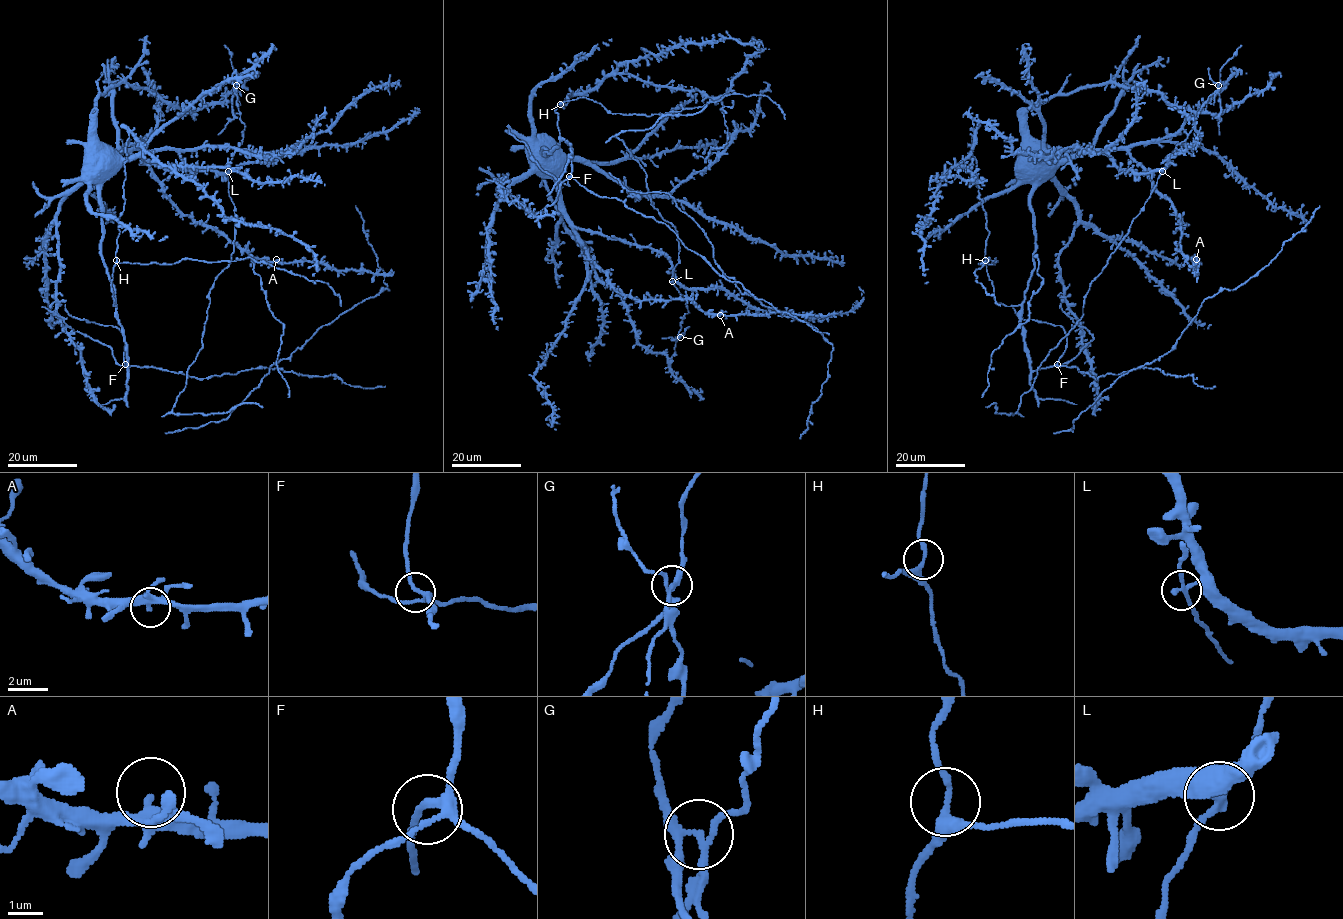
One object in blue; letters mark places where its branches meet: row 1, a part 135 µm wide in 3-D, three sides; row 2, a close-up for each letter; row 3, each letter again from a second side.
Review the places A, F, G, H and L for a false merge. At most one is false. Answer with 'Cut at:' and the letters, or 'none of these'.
Cut at: G

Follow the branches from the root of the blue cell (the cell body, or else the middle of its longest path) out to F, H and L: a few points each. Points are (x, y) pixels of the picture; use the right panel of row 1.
F: (1040, 149), (1035, 152), (1030, 198), (1034, 269), (1021, 325), (1029, 367), (1037, 370), (1057, 364)
H: (1040, 149), (1035, 152), (1035, 188), (1030, 198), (1034, 269), (1020, 304), (1005, 306), (995, 300), (985, 260)
L: (1040, 149), (1055, 151), (1062, 157), (1104, 152), (1123, 170), (1162, 171)

